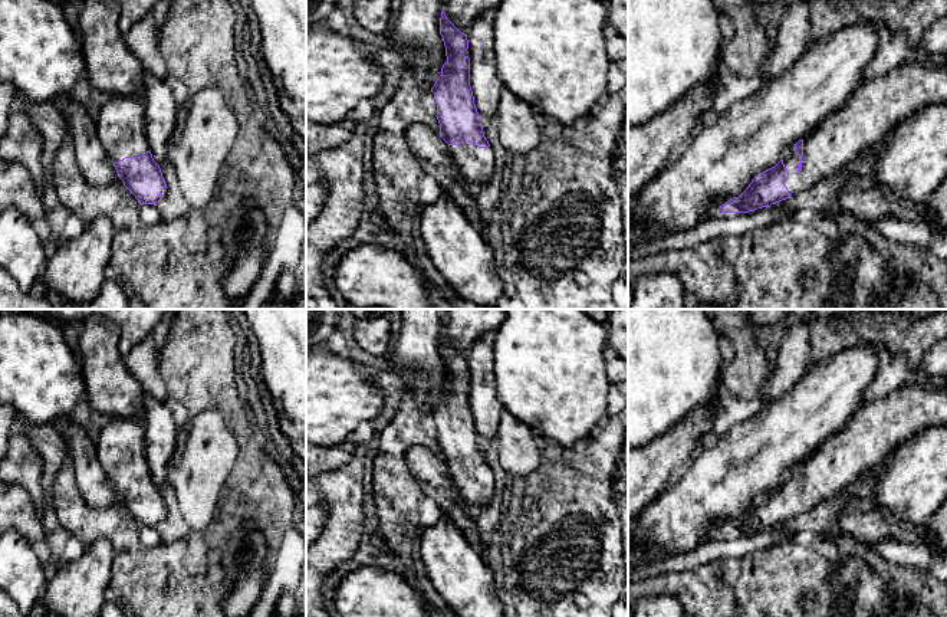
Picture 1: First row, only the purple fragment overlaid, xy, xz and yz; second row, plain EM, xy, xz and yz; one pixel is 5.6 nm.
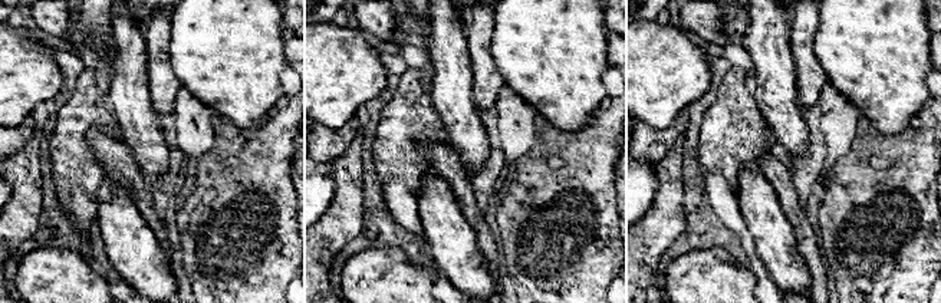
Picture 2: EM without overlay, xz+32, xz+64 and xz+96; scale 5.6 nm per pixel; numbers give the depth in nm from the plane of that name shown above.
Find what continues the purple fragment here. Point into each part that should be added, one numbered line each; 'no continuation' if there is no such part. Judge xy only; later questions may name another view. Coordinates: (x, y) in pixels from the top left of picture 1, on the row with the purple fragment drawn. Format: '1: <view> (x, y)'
1: xy (121, 120)

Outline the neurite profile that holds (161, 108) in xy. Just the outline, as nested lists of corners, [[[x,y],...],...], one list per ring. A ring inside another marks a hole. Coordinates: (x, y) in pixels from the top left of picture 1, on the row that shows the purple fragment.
[[[145,73],[145,138],[154,161],[162,165],[168,161],[168,145],[177,122],[177,104],[167,79]]]

